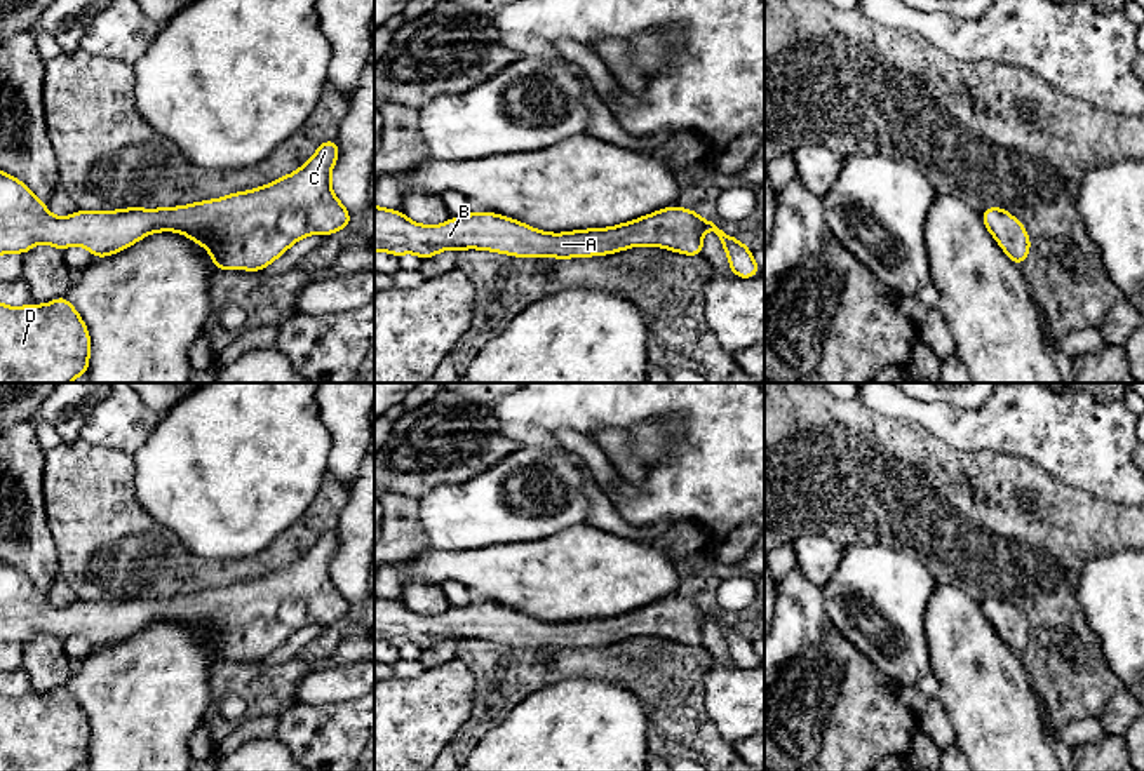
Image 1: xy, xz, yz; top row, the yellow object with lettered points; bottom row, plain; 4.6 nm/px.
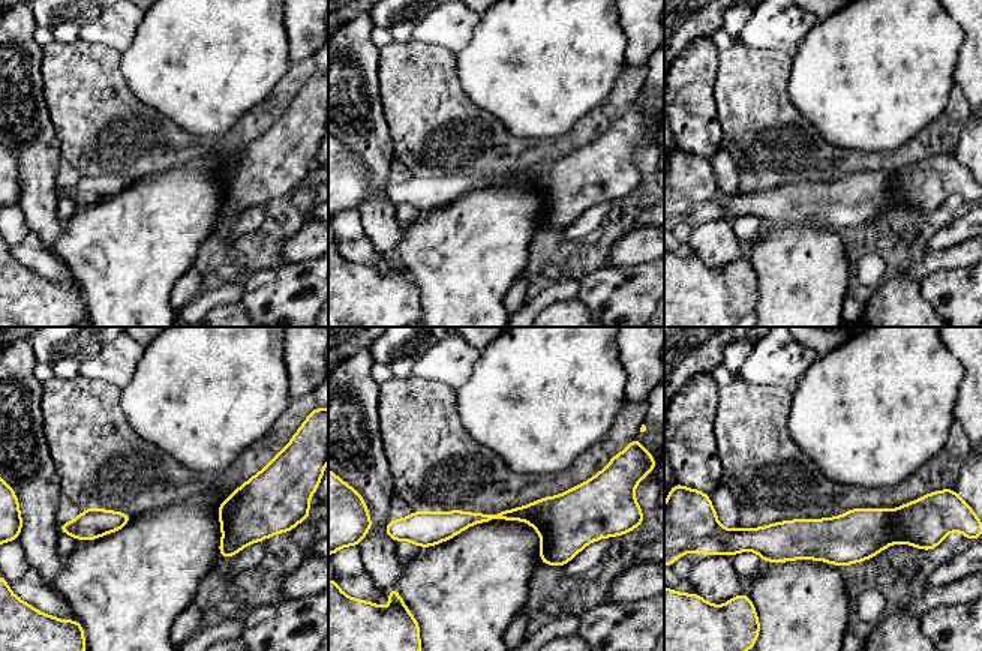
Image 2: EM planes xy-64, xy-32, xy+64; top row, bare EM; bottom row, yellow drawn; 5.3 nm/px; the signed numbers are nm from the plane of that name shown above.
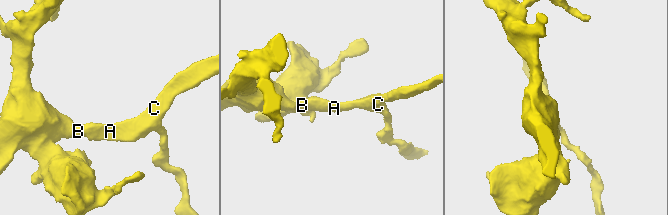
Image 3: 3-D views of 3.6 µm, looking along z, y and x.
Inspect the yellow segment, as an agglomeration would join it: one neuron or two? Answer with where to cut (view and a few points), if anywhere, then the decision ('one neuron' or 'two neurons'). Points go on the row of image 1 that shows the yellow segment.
no cut; one neuron

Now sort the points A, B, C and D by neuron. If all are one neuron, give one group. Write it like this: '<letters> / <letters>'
A B C D

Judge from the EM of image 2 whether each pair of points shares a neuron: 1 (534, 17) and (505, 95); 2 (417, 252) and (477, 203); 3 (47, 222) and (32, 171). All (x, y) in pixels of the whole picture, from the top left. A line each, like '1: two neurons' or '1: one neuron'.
1: one neuron
2: one neuron
3: one neuron

